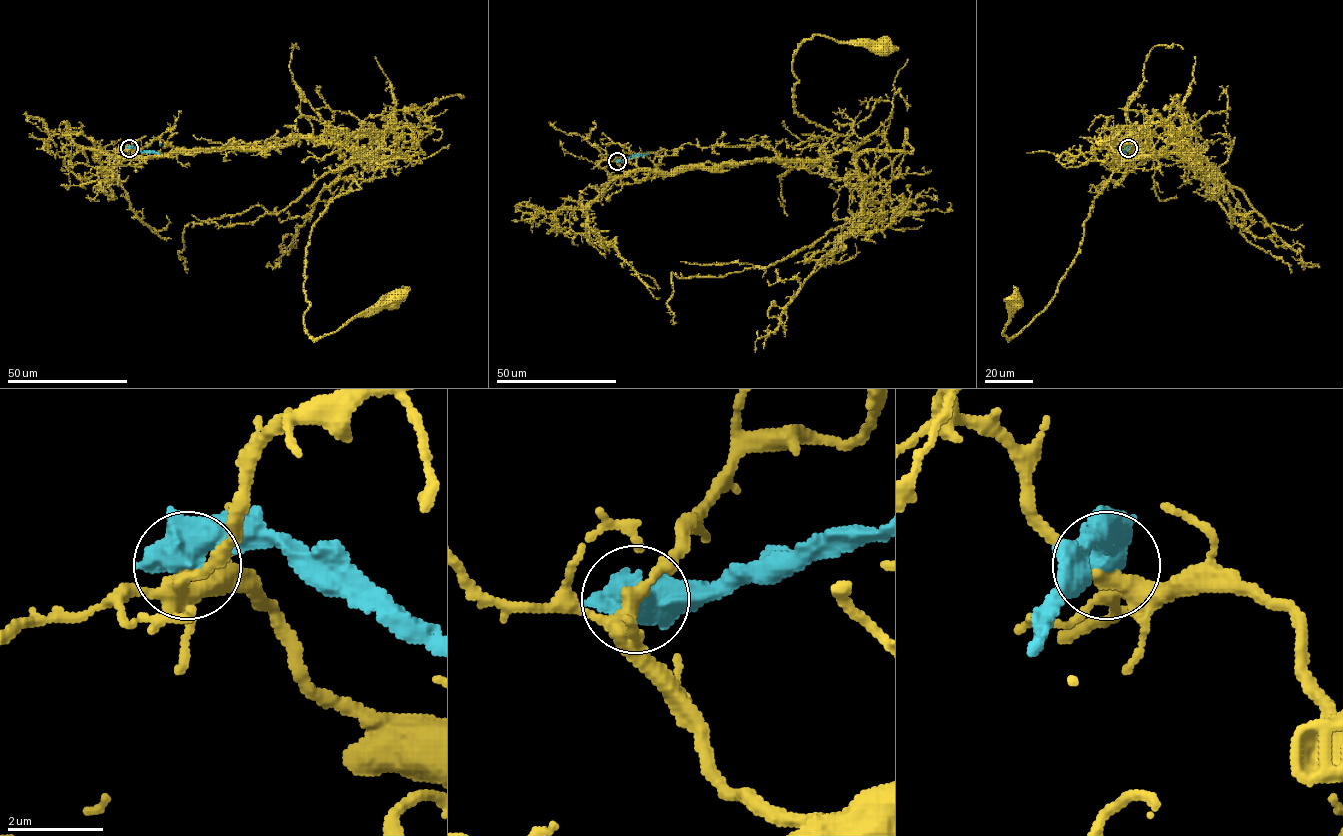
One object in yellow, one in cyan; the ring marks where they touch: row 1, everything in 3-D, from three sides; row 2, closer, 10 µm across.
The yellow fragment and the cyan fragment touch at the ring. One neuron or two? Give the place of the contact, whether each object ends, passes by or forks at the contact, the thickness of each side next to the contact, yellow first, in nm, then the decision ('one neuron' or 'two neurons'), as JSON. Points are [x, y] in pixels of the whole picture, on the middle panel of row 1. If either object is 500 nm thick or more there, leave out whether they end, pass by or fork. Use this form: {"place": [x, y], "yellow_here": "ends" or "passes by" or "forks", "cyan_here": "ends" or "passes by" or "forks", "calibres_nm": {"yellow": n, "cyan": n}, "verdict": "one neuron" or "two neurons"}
{"place": [617, 161], "calibres_nm": {"yellow": 280, "cyan": 800}, "verdict": "two neurons"}

